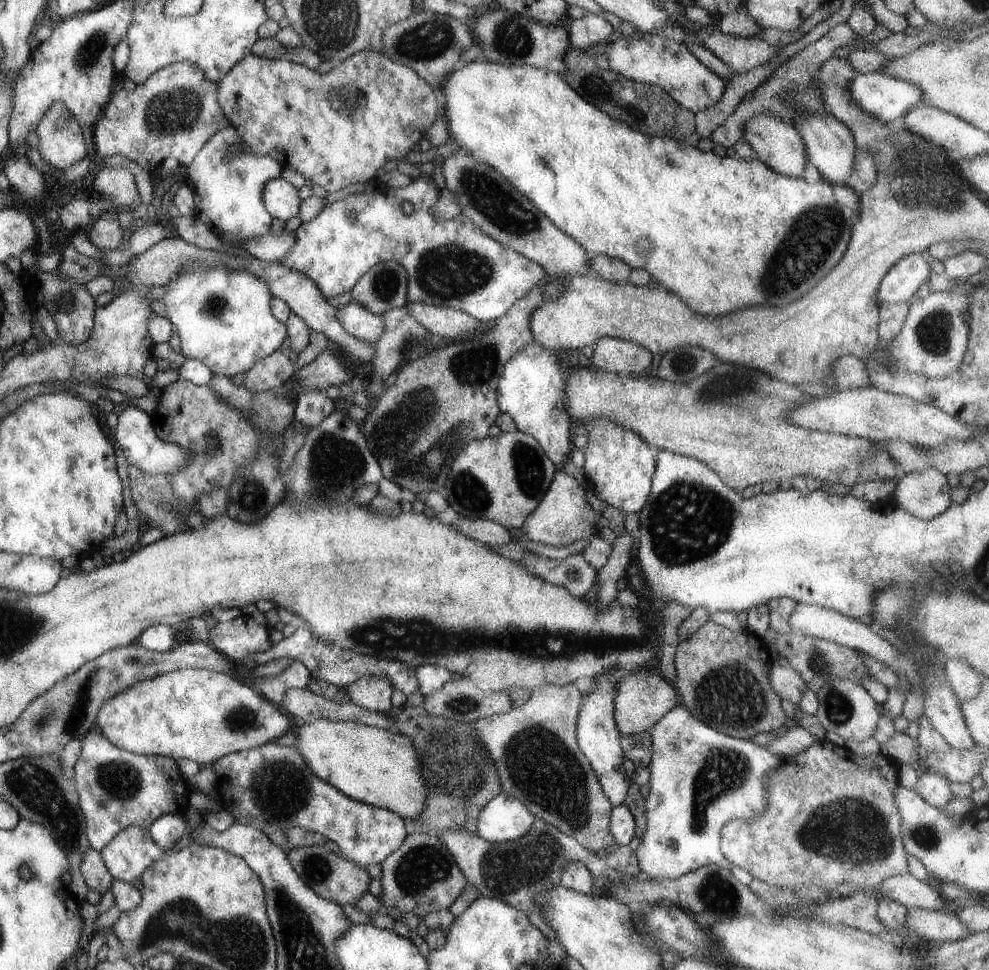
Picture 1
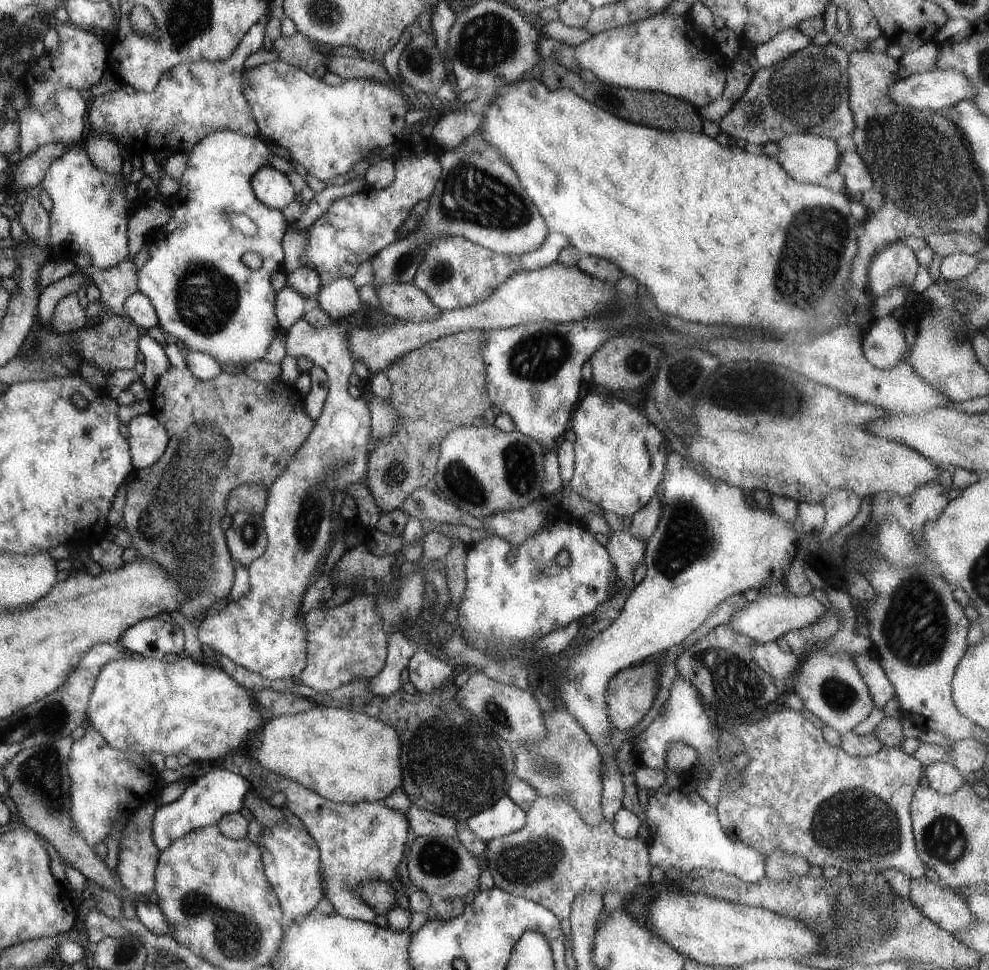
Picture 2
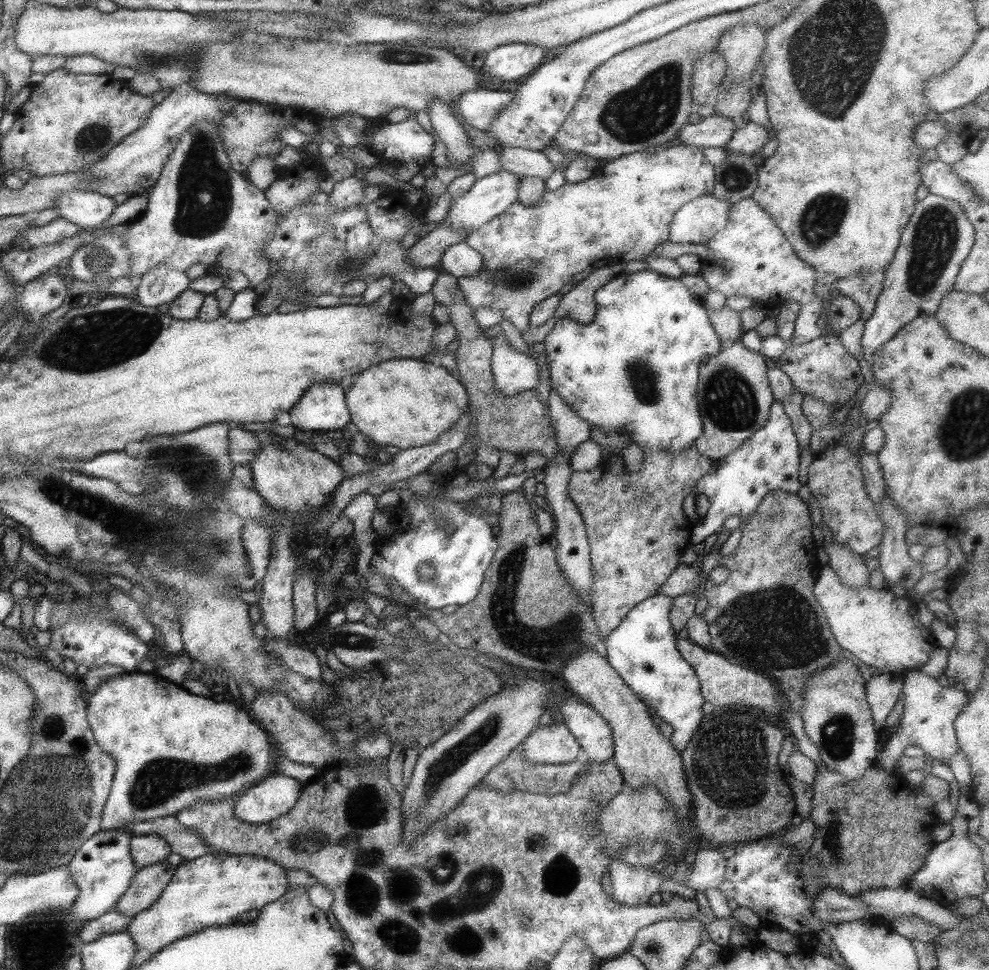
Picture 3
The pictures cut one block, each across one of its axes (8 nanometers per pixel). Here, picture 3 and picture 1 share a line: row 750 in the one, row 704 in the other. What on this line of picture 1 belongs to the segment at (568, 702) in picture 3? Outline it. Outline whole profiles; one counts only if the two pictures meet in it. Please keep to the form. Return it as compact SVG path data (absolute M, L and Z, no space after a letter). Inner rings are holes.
M616 670L596 678L594 692L589 694L588 697L586 696L584 702L582 702L579 715L577 716L576 727L578 746L588 759L588 762L590 762L602 790L606 793L613 807L624 802L634 779L628 776L623 765L625 754L620 742L622 734L618 730L615 721L613 702L616 686L618 686L615 680L615 672Z

